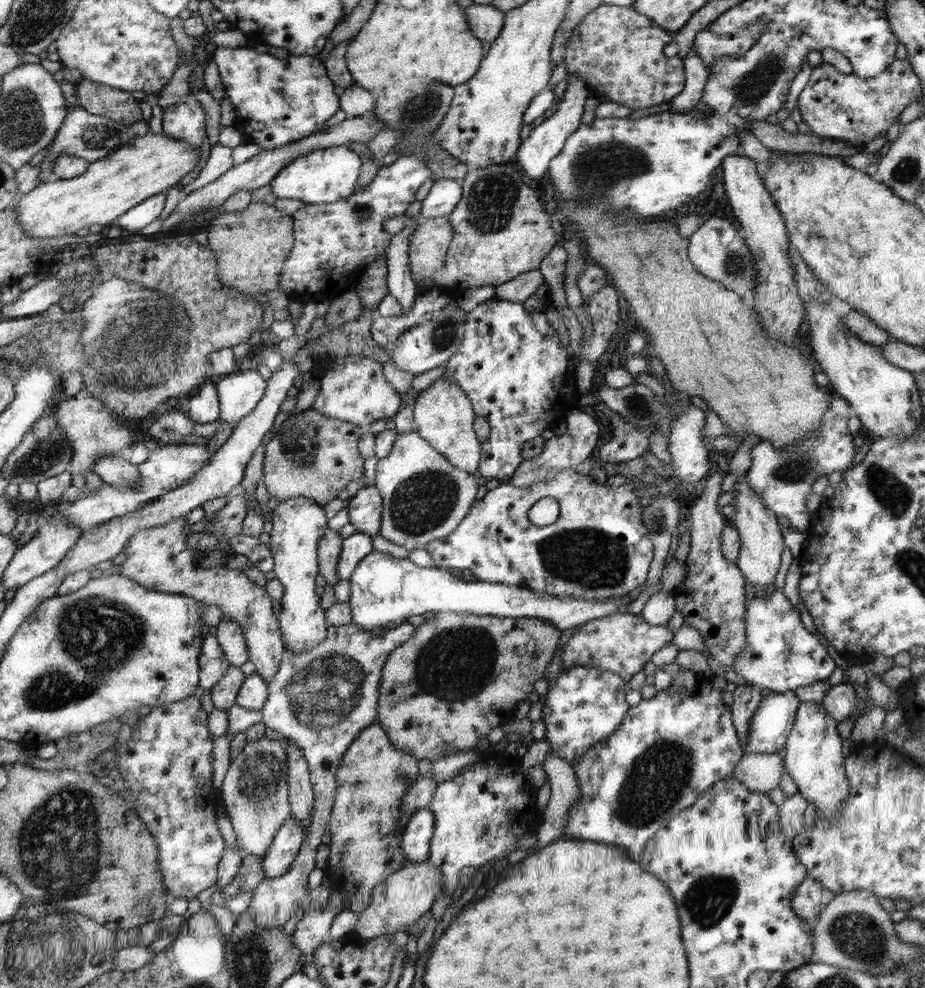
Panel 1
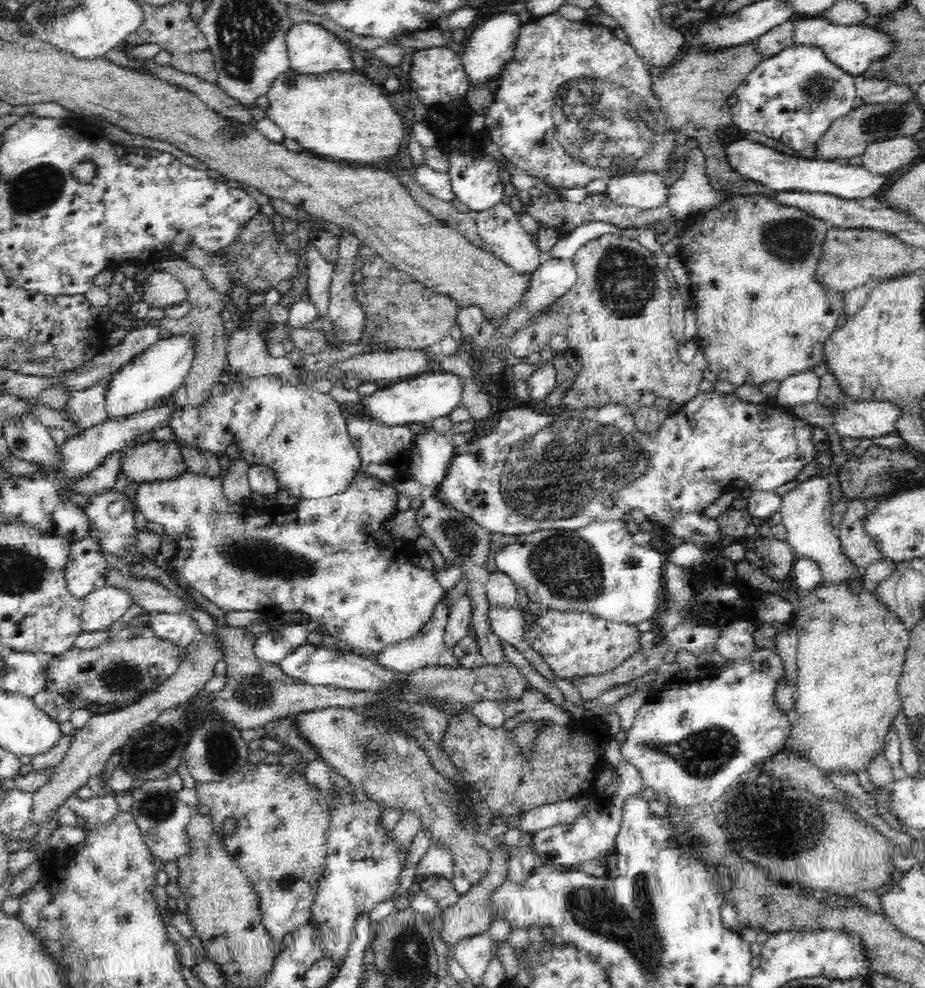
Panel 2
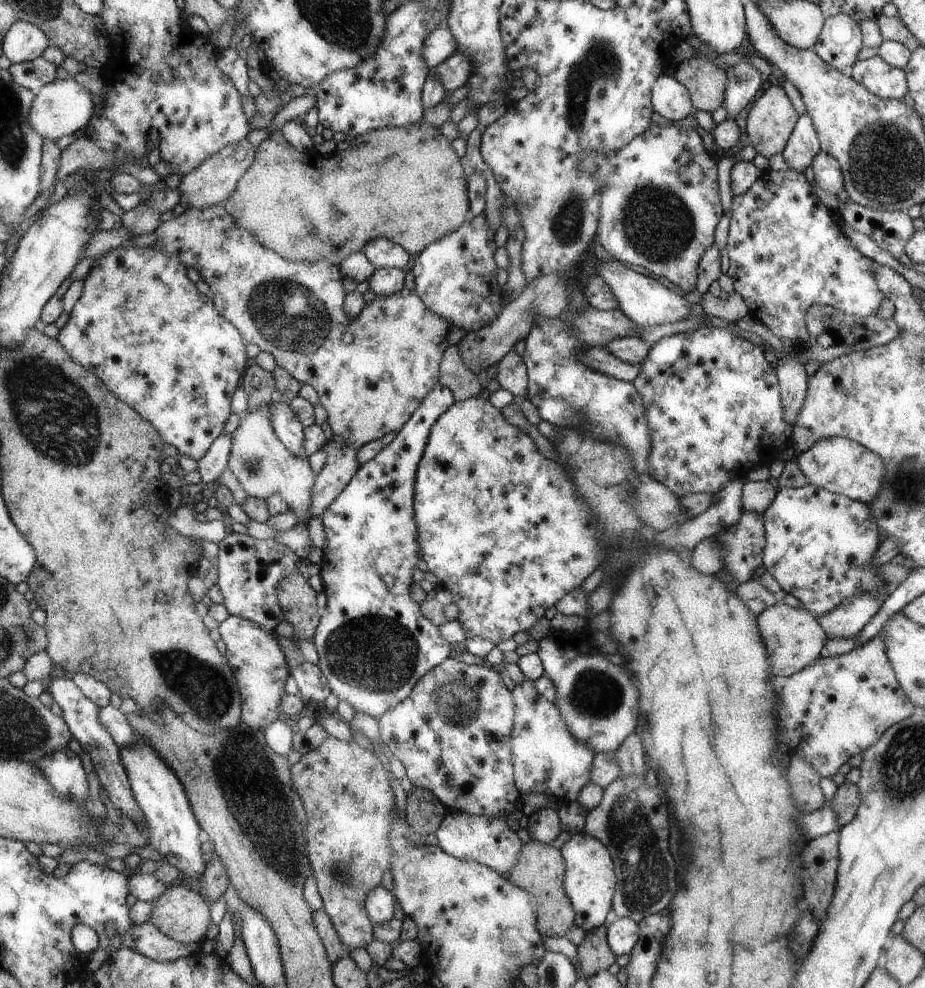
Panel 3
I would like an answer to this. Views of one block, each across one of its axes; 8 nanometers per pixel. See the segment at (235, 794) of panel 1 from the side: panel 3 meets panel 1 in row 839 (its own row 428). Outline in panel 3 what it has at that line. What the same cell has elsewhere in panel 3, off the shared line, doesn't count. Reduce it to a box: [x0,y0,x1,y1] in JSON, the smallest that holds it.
[227,405,316,524]

